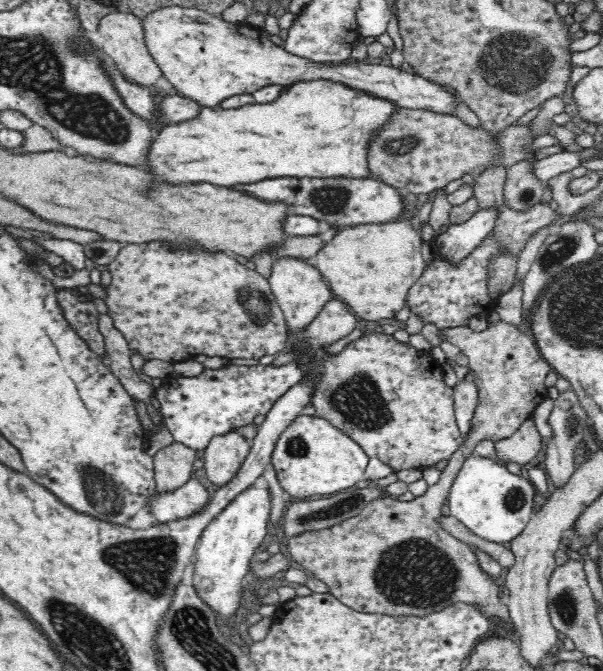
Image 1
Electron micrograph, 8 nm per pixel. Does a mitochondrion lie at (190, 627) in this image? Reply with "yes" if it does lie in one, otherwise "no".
yes

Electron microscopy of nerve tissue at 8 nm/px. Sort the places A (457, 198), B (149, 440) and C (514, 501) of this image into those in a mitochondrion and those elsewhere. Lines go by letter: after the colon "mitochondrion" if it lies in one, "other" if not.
A: other
B: other
C: mitochondrion

